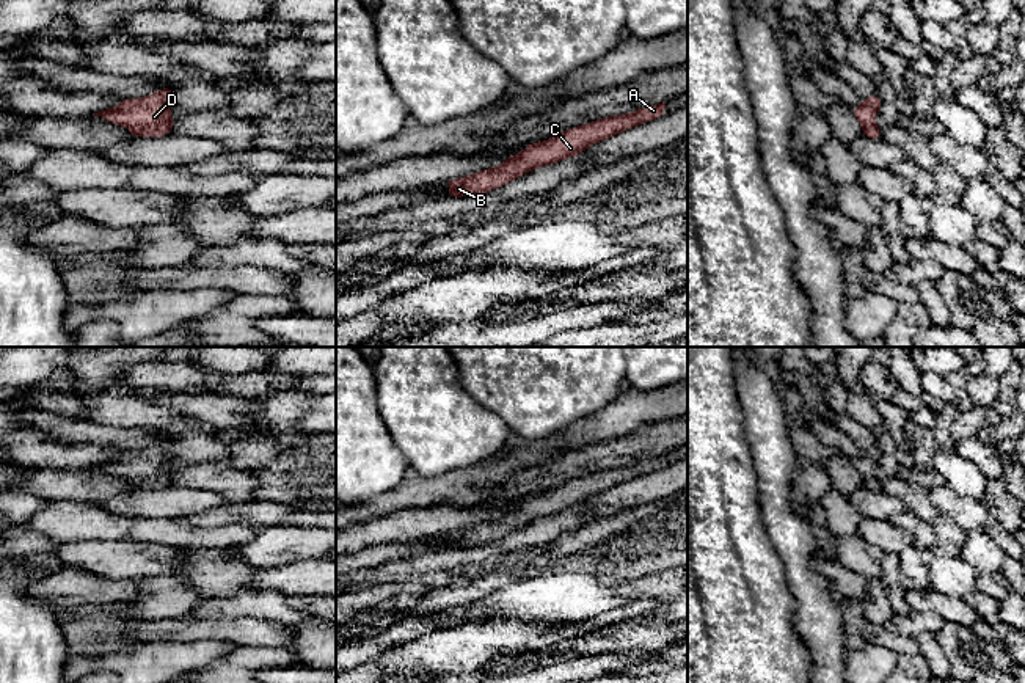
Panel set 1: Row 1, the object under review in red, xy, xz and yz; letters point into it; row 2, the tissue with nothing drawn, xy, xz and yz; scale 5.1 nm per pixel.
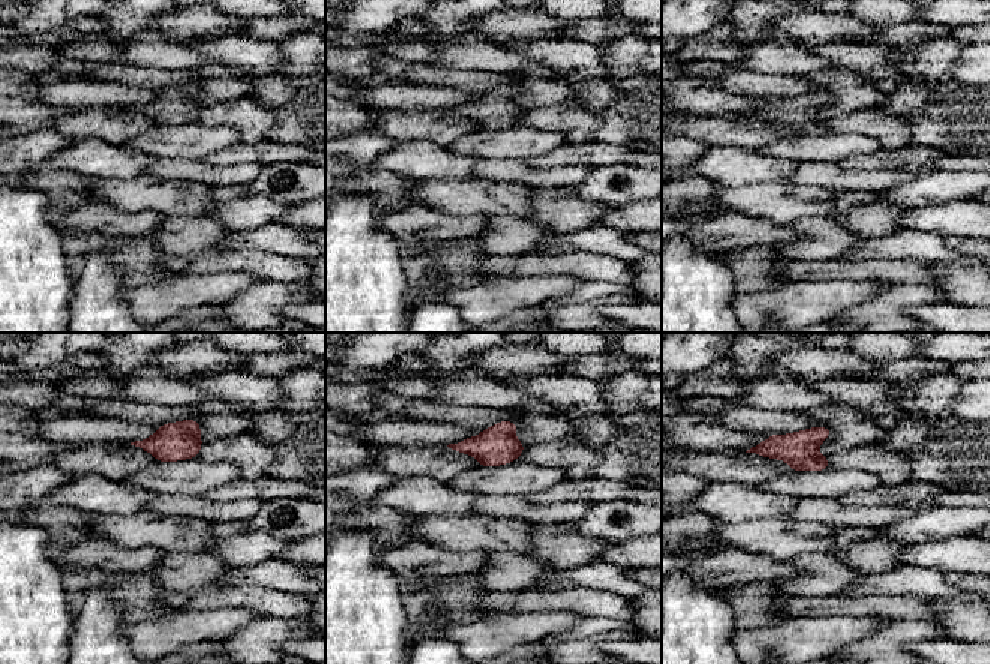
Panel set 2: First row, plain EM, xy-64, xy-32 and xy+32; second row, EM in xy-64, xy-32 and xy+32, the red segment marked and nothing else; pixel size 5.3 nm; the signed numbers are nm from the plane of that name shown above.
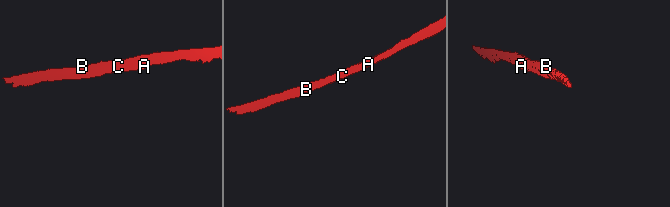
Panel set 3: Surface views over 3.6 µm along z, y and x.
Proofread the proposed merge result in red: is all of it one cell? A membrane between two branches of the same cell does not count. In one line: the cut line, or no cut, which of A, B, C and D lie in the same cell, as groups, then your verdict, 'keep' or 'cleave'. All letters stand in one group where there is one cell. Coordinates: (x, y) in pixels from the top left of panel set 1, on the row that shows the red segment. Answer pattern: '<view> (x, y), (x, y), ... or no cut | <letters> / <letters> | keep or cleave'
no cut | A B C D | keep

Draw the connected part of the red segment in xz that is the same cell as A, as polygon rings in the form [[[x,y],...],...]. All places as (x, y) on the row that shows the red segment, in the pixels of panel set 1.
[[[667,102],[642,107],[634,113],[587,122],[542,143],[529,144],[499,166],[446,182],[449,196],[460,198],[487,193],[488,190],[499,188],[537,166],[553,165],[559,160],[576,157],[579,152],[598,141],[662,116],[666,104]]]

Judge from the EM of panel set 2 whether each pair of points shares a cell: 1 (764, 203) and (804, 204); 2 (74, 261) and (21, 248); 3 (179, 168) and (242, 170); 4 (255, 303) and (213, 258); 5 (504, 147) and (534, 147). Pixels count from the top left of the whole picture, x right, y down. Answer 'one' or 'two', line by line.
1: one
2: two
3: one
4: two
5: one

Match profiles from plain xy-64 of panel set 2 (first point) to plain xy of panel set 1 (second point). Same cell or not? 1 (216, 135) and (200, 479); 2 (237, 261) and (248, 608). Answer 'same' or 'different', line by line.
1: different
2: different

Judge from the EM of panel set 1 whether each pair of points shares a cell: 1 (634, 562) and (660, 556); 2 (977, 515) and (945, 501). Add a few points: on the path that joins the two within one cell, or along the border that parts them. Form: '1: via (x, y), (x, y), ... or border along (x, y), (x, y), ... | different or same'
1: via (641, 556), (653, 556) | same
2: via (969, 514), (953, 504) | same

